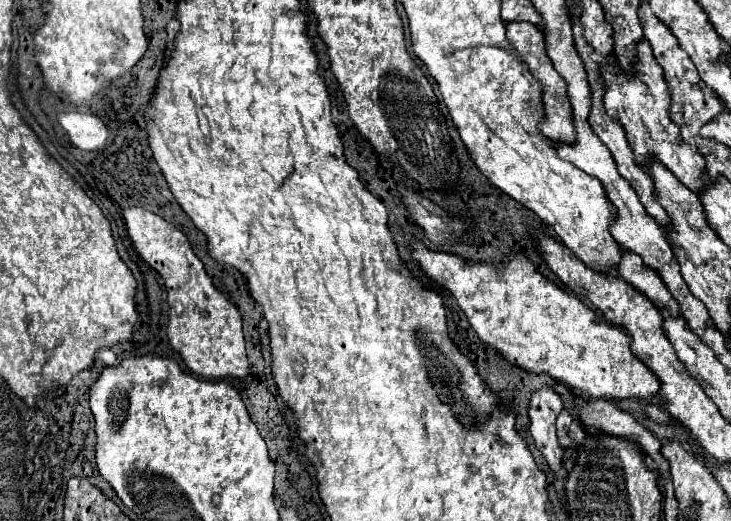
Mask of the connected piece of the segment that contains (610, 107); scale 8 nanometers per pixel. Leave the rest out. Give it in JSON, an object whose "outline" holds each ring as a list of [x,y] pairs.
{"outline":[[[643,37],[643,41],[637,41],[637,61],[633,61],[631,71],[621,69],[615,57],[609,57],[601,69],[601,81],[605,85],[605,109],[619,119],[619,123],[625,127],[635,161],[643,165],[647,161],[647,155],[655,153],[657,161],[661,161],[665,167],[669,167],[685,187],[689,187],[693,193],[697,193],[707,183],[707,171],[705,171],[705,159],[697,151],[697,147],[685,143],[679,135],[677,125],[669,119],[669,91],[663,79],[663,69],[659,67],[657,59],[653,57],[649,41]]]}

